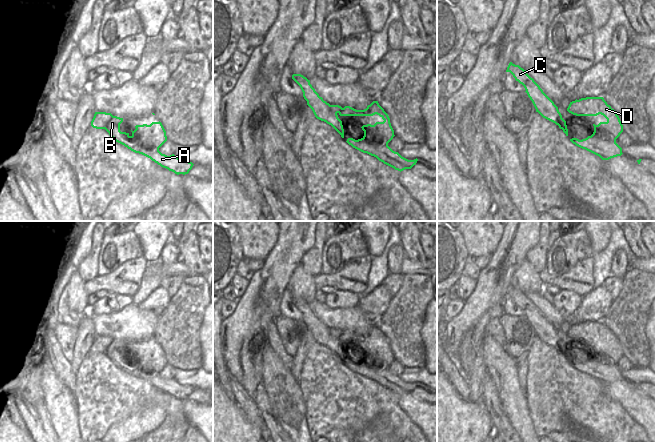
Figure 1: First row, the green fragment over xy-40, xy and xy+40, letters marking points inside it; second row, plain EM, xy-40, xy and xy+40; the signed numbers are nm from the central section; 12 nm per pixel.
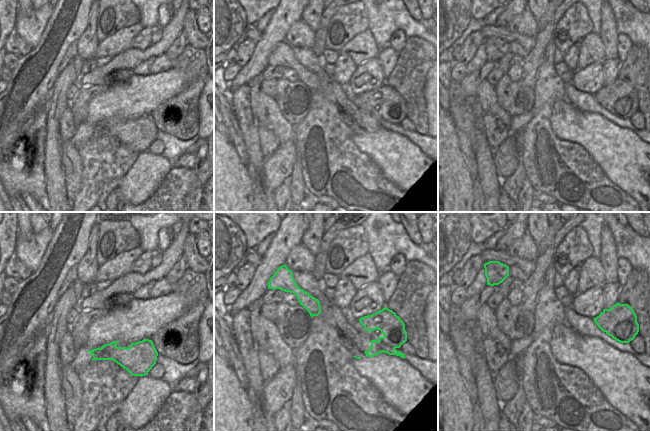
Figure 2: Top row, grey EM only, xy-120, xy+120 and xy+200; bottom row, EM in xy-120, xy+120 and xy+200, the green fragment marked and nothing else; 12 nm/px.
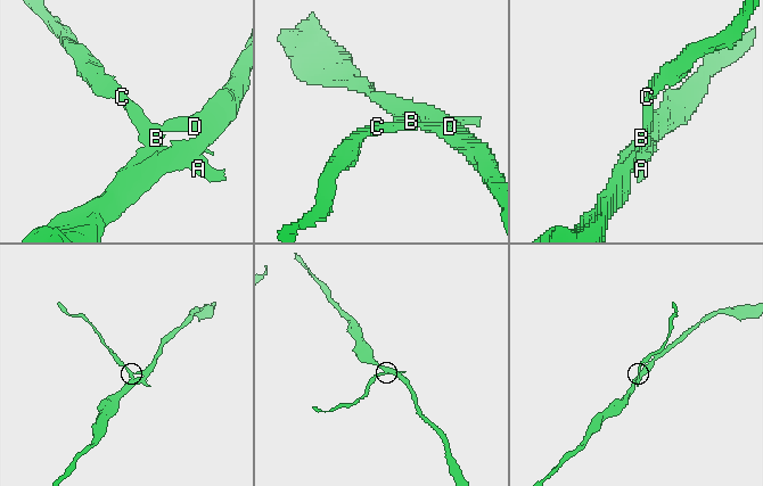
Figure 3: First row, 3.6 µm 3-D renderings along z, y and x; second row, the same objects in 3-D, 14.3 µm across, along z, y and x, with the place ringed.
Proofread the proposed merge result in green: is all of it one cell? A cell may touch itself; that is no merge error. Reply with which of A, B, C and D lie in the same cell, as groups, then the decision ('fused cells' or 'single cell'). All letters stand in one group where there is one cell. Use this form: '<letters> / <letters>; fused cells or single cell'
A B C / D; fused cells

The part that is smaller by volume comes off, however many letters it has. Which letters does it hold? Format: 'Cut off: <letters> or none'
Cut off: A, B, C

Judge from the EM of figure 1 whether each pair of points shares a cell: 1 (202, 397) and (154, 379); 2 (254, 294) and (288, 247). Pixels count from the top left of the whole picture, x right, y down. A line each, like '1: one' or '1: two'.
1: one
2: one

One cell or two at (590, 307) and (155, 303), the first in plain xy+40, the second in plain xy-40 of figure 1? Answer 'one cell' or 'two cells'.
one cell

